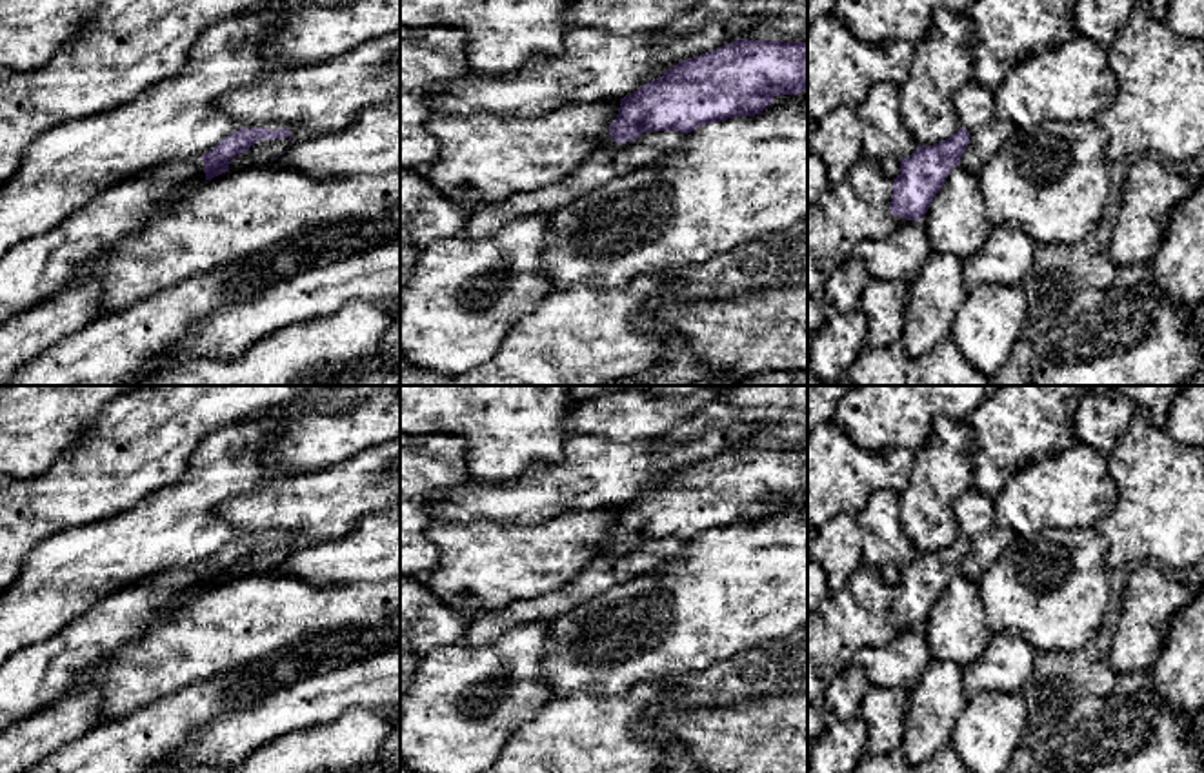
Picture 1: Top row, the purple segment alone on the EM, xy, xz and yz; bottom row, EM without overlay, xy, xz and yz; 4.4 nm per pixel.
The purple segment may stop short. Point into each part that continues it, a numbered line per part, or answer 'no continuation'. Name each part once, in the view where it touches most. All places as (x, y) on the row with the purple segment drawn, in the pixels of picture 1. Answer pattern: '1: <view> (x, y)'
1: xy (35, 270)

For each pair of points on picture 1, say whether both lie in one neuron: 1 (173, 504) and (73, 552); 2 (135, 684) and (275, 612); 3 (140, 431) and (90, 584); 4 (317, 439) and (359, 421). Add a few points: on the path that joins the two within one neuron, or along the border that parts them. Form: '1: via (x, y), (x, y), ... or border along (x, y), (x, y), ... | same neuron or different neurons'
1: via (148, 530), (130, 548), (99, 552) | same neuron
2: via (170, 657), (240, 621) | same neuron
3: border along (150, 497), (113, 515), (70, 528) | different neurons
4: via (328, 428), (348, 421) | same neuron

